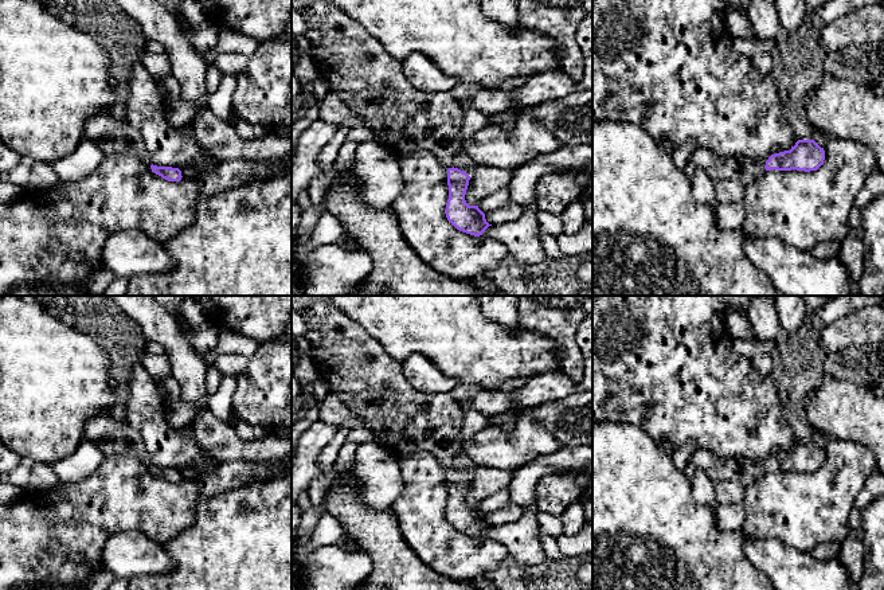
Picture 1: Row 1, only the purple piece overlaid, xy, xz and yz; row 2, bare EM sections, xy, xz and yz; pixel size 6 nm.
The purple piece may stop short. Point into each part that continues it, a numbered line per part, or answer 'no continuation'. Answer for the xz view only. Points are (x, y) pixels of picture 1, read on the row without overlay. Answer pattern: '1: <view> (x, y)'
1: xz (356, 367)

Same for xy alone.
1: xy (110, 436)

